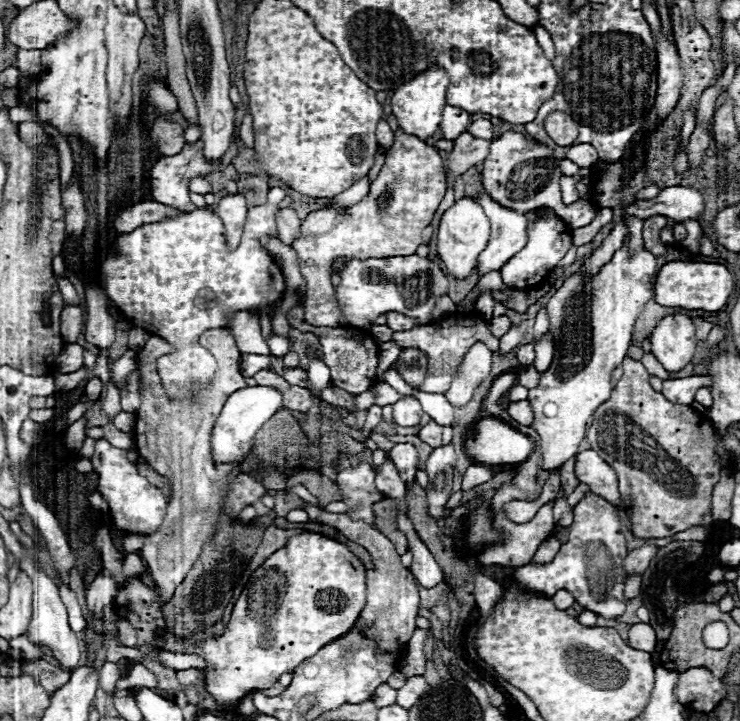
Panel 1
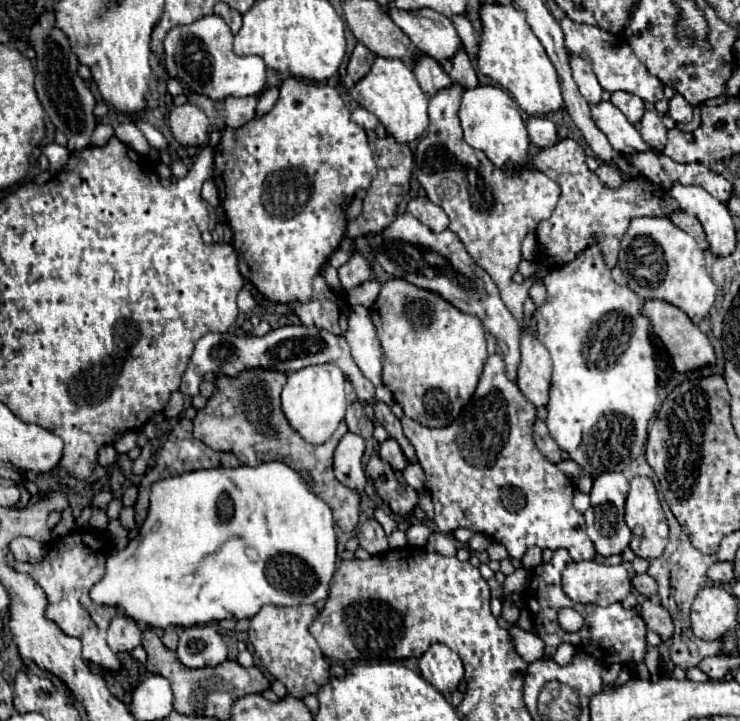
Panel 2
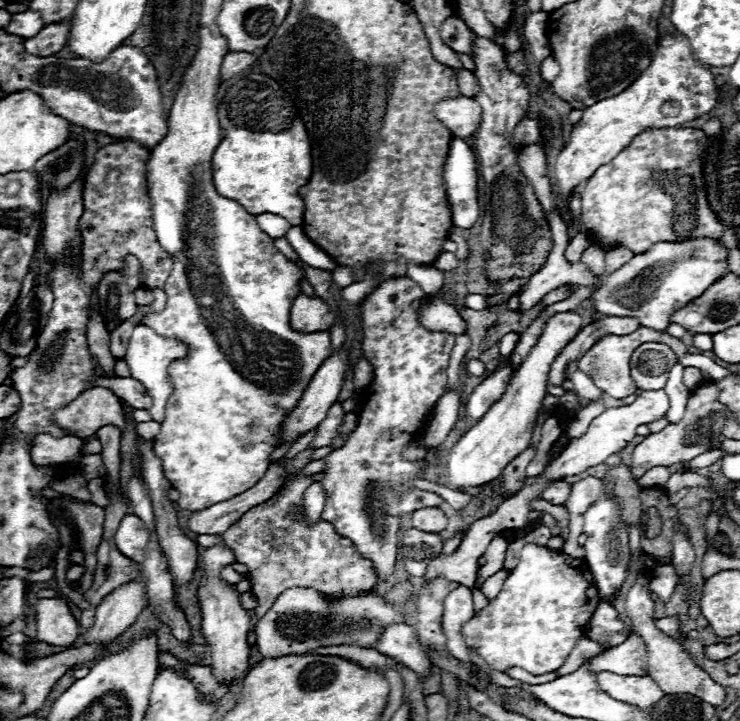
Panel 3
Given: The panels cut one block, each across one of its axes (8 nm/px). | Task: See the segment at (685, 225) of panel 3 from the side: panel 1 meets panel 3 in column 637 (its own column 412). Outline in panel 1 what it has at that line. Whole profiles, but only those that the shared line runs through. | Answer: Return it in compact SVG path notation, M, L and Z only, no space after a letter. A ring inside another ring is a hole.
M396 130L394 144L386 152L386 162L378 174L378 178L372 182L370 192L366 198L362 198L358 204L342 210L342 208L322 208L316 212L310 212L306 220L300 226L298 240L292 242L292 248L300 262L300 272L306 282L306 300L304 300L304 320L314 326L330 326L340 328L346 326L346 320L342 318L342 312L338 308L335 298L335 288L331 282L334 260L344 258L390 258L390 256L410 256L416 252L416 248L422 244L422 230L430 224L438 204L442 202L446 192L446 170L442 164L442 158L436 148L428 146L420 138L408 136L402 130Z

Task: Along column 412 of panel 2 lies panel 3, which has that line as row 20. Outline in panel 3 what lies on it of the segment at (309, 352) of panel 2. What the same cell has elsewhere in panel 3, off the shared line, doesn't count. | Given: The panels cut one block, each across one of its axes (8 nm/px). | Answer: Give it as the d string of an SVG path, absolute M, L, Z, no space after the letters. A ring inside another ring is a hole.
M458 16L444 22L444 26L442 26L442 38L444 38L444 42L454 52L468 54L468 56L474 54L474 38L476 38L476 34Z

